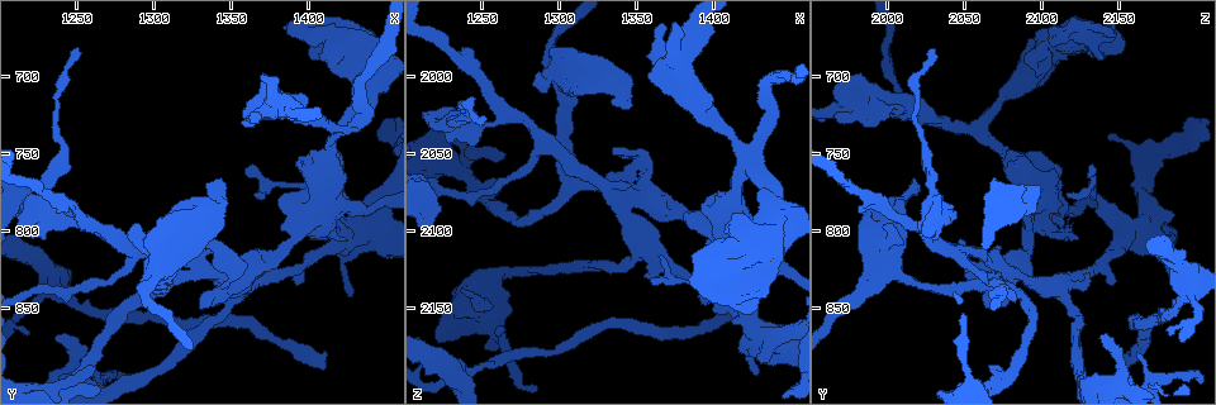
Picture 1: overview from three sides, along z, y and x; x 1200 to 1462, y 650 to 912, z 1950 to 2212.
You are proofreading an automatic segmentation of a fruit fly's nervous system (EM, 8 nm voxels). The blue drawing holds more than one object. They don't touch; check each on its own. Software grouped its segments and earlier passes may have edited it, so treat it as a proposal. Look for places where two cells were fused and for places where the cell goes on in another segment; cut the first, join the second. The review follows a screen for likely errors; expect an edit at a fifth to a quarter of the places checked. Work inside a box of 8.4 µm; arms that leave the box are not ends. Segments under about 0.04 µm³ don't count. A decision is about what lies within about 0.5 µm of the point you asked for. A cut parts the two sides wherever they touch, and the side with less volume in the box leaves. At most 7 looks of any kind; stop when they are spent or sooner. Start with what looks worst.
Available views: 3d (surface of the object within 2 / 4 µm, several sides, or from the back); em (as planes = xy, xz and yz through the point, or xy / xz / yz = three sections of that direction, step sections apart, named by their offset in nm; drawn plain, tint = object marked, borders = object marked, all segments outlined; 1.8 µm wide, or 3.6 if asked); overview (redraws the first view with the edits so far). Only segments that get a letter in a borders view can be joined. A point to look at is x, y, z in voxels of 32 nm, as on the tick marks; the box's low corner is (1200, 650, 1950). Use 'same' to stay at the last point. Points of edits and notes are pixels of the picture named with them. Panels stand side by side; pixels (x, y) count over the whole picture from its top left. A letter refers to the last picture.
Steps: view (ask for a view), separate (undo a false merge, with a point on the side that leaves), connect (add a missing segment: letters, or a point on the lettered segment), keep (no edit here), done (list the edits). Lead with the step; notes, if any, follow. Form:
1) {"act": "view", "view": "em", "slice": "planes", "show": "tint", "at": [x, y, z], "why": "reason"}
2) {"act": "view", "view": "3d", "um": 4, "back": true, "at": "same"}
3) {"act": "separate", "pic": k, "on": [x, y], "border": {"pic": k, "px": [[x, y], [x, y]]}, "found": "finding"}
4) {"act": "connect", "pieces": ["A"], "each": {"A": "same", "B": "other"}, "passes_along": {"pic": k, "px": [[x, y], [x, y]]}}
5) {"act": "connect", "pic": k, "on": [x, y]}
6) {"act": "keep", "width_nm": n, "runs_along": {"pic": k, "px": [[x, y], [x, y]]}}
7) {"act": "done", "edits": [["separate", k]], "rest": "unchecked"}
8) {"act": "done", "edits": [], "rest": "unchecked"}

{"act": "view", "view": "3d", "um": 2, "at": [1410, 888, 2150], "why": "branch stops here"}

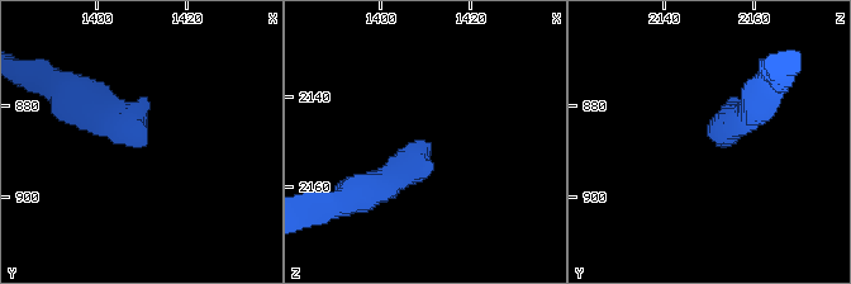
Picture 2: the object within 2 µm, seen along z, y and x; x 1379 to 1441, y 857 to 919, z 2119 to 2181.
{"act": "view", "view": "em", "slice": "xz", "step": 16, "show": "borders", "at": [1411, 888, 2151], "why": "need the tissue"}

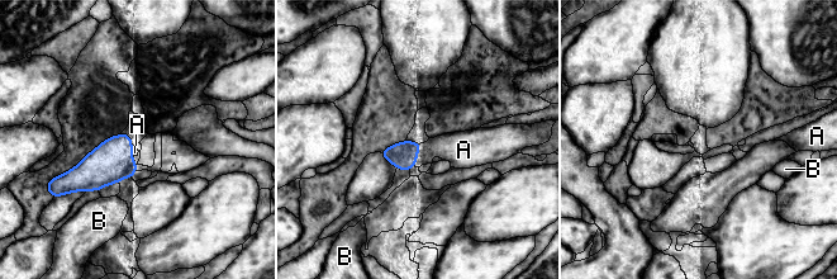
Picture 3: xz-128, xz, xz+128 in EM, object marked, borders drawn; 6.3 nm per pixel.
{"act": "connect", "pieces": ["A"], "each": {"A": "same", "B": "other"}, "found": "the cell continues"}

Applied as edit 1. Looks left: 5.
{"act": "view", "view": "3d", "um": 2, "at": [1410, 788, 2098], "why": "sudden change in width"}

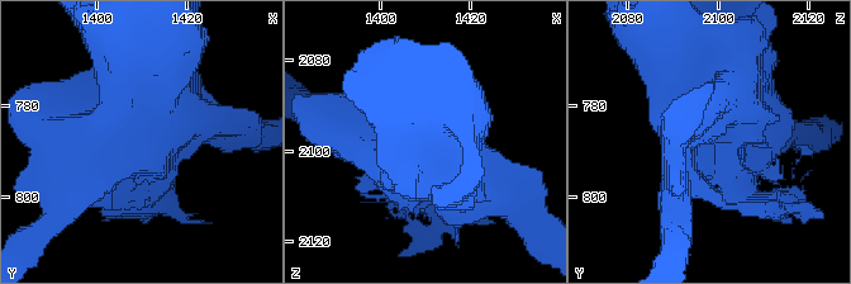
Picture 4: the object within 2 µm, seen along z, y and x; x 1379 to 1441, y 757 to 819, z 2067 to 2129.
{"act": "view", "view": "em", "slice": "yz", "step": 16, "show": "tint", "at": [1409, 789, 2098]}

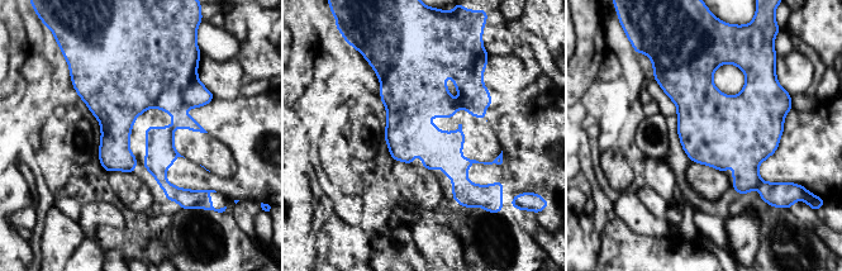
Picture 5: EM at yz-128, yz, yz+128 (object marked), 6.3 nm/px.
{"act": "view", "view": "em", "slice": "yz", "step": 16, "show": "borders", "at": "same", "why": "what lies round it"}

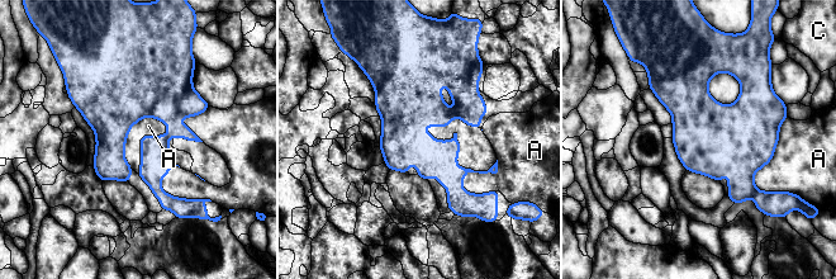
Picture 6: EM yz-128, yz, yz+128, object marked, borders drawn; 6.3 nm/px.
{"act": "keep", "longest_contact_nm": ["A", 380], "each": {"A": "other", "C": "other"}, "found": "one cell here"}

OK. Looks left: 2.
{"act": "view", "view": "em", "slice": "planes", "show": "borders", "at": [1350, 830, 2082], "why": "three arms meet"}

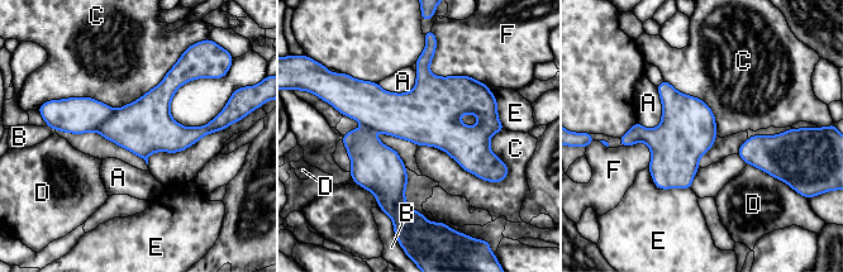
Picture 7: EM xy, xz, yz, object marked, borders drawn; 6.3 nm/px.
{"act": "separate", "pic": 7, "on": [77, 115], "each": {"A": "other", "B": "other", "C": "other", "D": "other", "E": "other", "F": "other"}, "found": "two cells meet here"}

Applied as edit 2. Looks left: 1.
{"act": "done", "edits": [["connect", 3], ["separate", 7]], "rest": "unchecked"}

